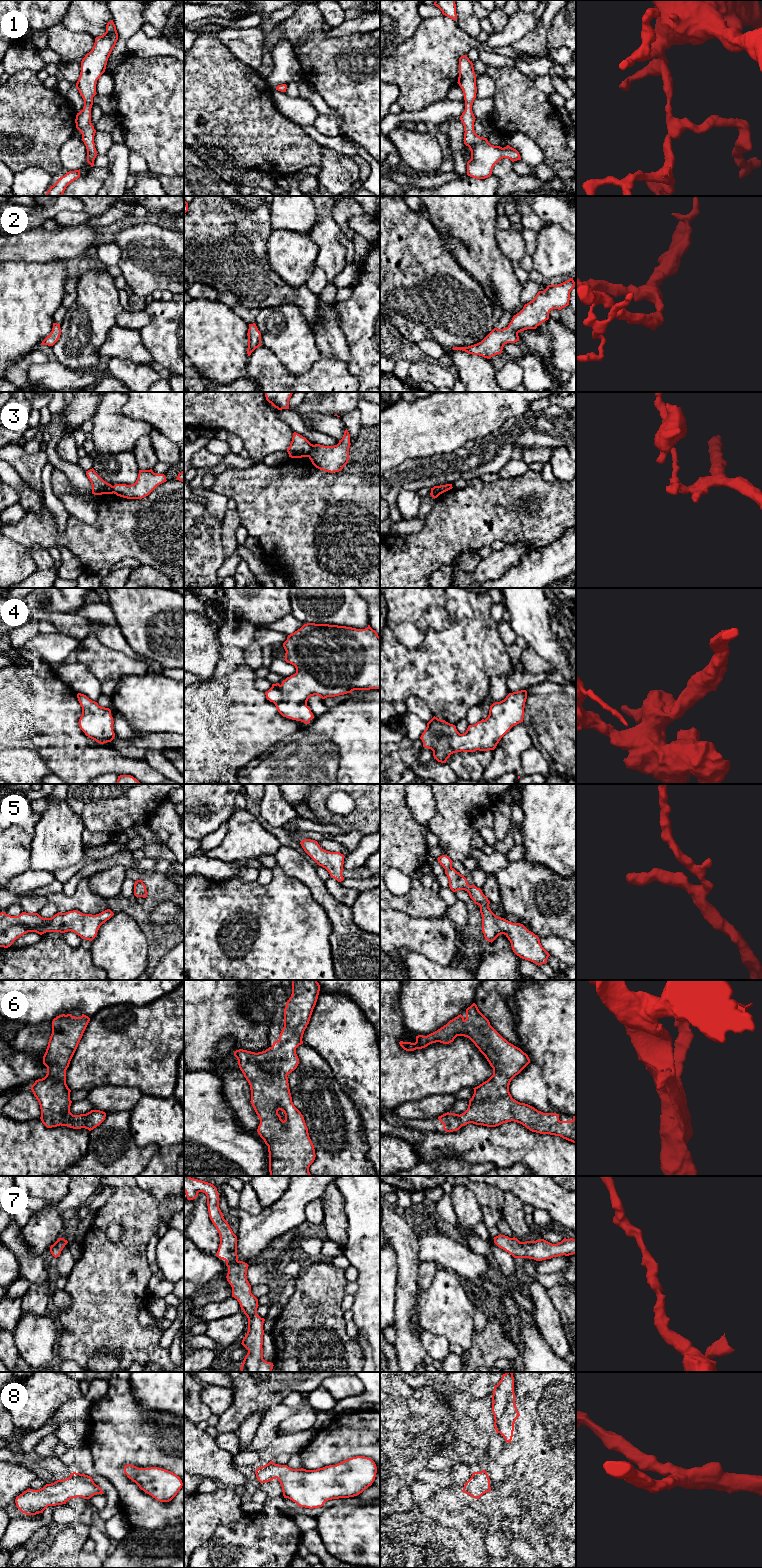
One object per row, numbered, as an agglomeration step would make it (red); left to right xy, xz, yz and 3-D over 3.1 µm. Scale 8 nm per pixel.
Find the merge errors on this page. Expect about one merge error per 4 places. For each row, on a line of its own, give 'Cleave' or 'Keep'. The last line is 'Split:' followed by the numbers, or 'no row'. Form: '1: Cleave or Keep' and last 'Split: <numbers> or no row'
1: Keep
2: Keep
3: Cleave
4: Keep
5: Keep
6: Keep
7: Keep
8: Keep
Split: 3

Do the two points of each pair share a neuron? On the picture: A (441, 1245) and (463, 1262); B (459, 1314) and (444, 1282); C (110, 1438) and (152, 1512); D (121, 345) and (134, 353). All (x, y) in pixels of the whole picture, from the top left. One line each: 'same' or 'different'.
A: same
B: same
C: same
D: same

